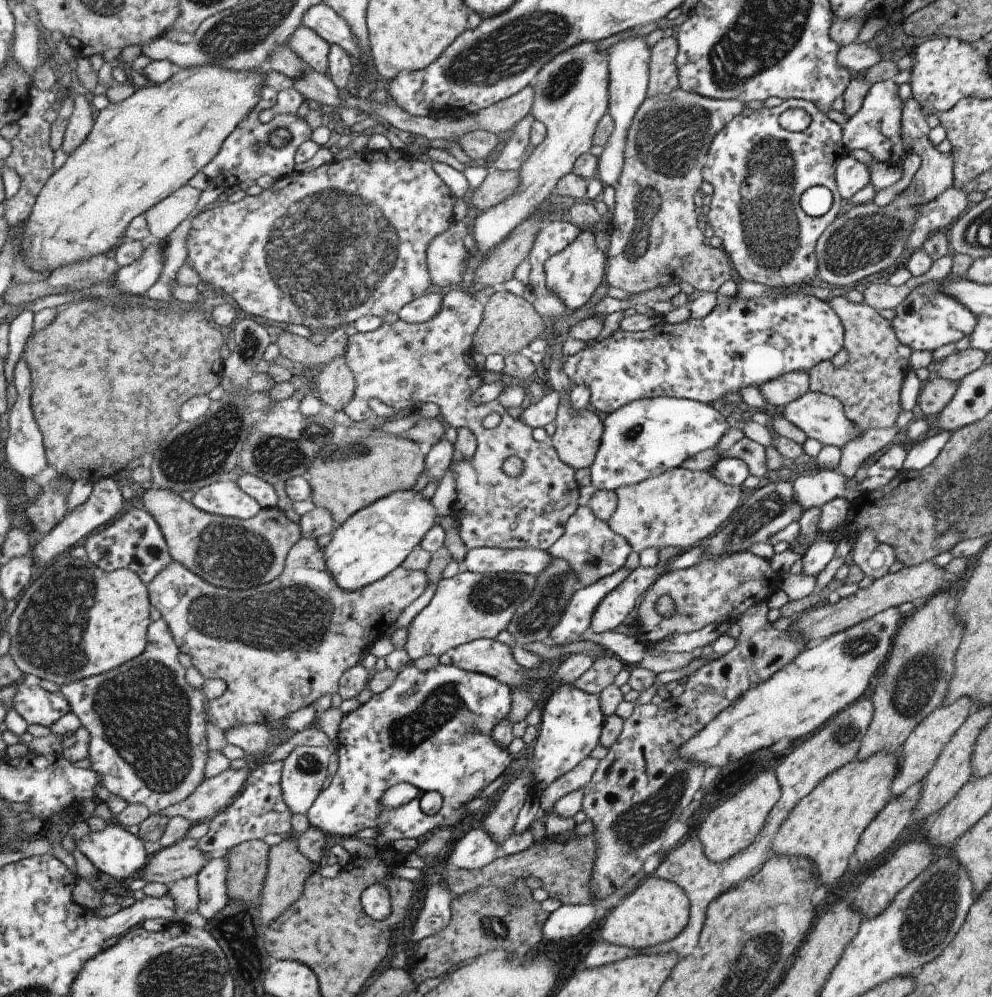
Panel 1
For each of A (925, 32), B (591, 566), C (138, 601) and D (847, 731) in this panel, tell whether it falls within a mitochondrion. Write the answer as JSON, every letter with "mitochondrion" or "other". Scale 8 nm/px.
{"A":"other","B":"mitochondrion","C":"other","D":"mitochondrion"}

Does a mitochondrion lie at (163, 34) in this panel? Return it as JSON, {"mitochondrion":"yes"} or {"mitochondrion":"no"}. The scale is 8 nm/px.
{"mitochondrion":"no"}

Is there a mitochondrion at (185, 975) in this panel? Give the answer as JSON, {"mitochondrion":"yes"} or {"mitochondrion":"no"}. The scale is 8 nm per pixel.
{"mitochondrion":"yes"}

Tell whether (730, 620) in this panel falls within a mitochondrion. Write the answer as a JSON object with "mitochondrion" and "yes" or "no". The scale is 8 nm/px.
{"mitochondrion":"no"}

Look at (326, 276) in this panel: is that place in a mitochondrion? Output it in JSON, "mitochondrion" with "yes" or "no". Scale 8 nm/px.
{"mitochondrion":"yes"}

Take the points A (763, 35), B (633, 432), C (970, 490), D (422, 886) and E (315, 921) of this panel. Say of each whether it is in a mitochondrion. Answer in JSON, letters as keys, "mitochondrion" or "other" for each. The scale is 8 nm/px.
{"A":"mitochondrion","B":"mitochondrion","C":"mitochondrion","D":"other","E":"other"}

